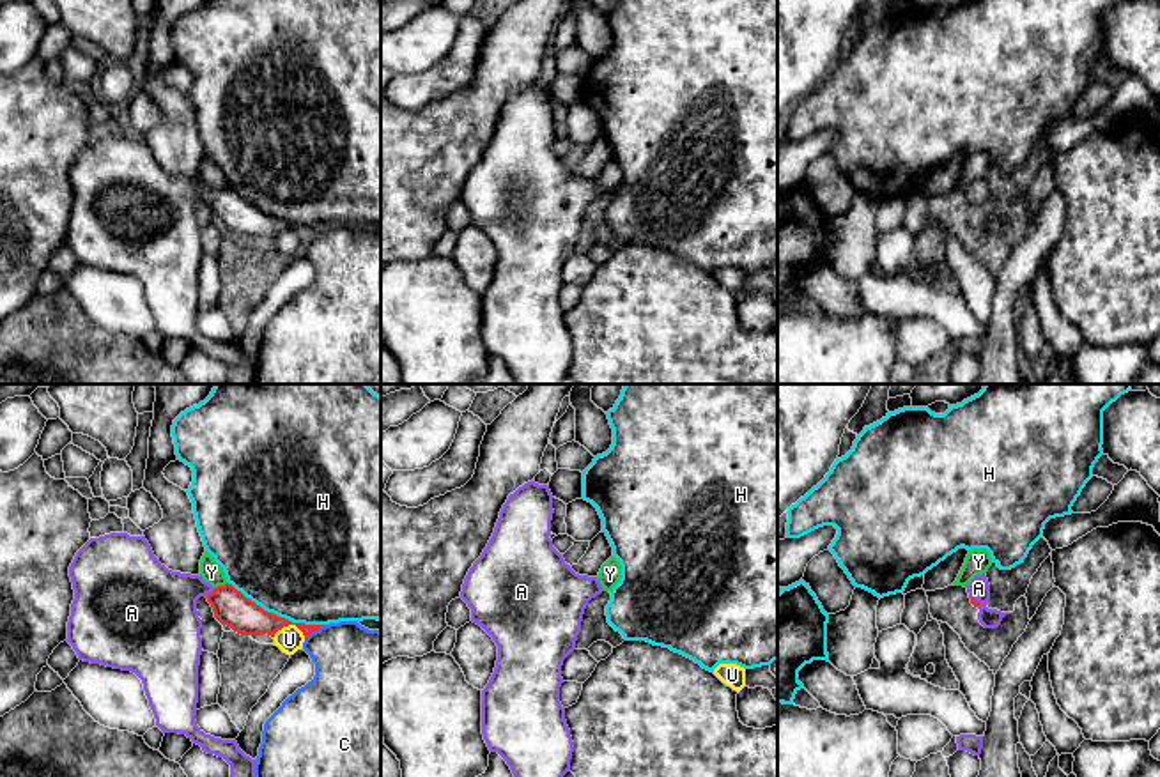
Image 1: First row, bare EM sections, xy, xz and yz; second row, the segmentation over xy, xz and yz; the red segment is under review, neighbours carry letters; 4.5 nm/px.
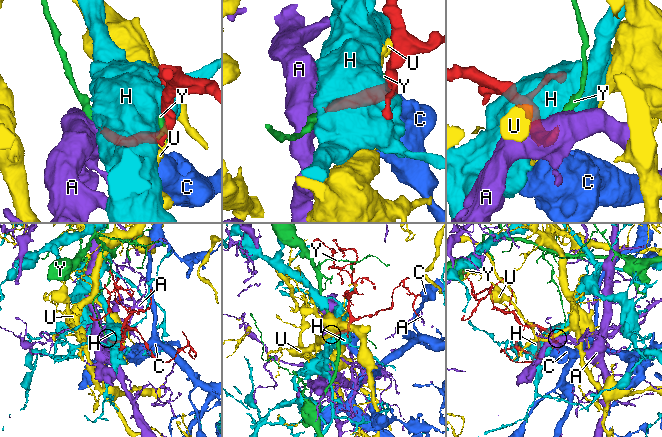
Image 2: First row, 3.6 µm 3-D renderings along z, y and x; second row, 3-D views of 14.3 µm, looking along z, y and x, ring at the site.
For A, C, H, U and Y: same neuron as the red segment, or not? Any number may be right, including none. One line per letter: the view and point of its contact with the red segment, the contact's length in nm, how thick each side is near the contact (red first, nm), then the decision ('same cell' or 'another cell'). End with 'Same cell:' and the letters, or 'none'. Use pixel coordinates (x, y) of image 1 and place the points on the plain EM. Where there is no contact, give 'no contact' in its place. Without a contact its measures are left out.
A: xy (209, 197) | 60 nm | 170/360 nm | same cell
C: xy (314, 234) | 120 nm | 110/360 nm | another cell
H: xy (275, 218) | 480 nm | 170/500 nm | another cell
U: xy (287, 229) | 150 nm | 160/120 nm | another cell
Y: xy (220, 190) | 70 nm | 170/100 nm | another cell
Same cell: A

